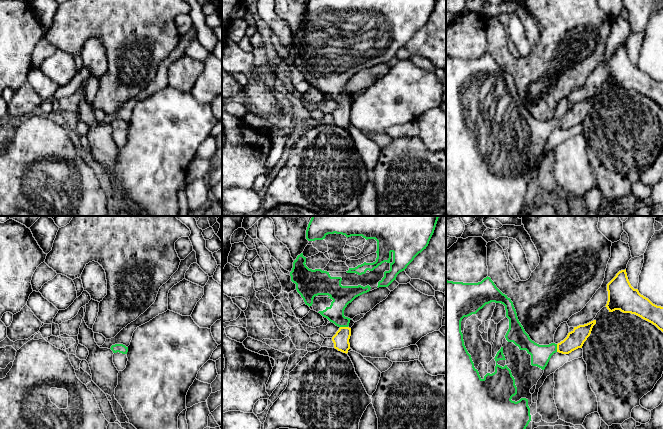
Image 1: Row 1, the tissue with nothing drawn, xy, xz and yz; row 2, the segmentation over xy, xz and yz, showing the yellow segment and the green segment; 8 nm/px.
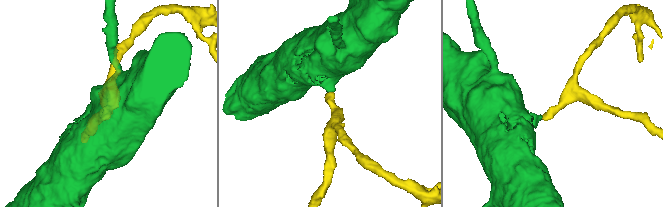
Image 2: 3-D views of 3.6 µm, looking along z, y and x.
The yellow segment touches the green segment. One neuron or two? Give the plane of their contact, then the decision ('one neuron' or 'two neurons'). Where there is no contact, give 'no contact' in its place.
contact in xz; one neuron

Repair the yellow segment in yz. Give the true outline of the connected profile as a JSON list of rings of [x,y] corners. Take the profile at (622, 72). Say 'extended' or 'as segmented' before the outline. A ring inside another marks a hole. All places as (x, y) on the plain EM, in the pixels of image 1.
as segmented | [[[626,45],[619,47],[607,60],[607,67],[608,77],[605,83],[609,88],[620,86],[635,90],[663,108],[663,83],[653,80],[631,62]]]

